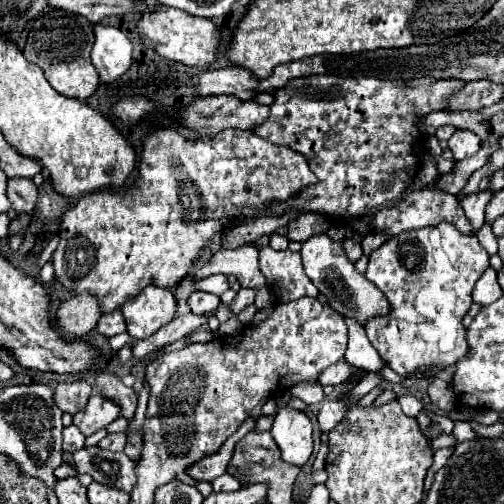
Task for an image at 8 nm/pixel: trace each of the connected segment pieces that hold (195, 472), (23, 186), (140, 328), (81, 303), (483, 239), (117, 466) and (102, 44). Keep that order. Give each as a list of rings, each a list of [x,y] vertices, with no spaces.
[[[241,430],[233,436],[229,436],[229,440],[225,440],[225,444],[213,456],[205,456],[205,460],[199,460],[197,464],[193,464],[193,468],[189,468],[187,474],[199,482],[213,482],[217,476],[225,474],[227,464],[233,456],[233,448],[243,436],[245,434],[241,434]]]
[[[9,178],[7,198],[13,204],[13,210],[17,210],[19,214],[31,214],[37,202],[37,186],[27,178]]]
[[[147,286],[141,296],[127,300],[121,308],[127,332],[133,338],[145,338],[157,332],[157,328],[169,324],[169,320],[175,318],[175,296],[167,288],[159,286]]]
[[[85,292],[81,296],[73,296],[59,306],[55,314],[55,326],[63,336],[81,338],[95,328],[99,316],[101,312],[97,308],[97,302]]]
[[[485,220],[485,224],[477,230],[477,234],[475,234],[477,238],[479,238],[479,242],[481,242],[481,246],[489,252],[489,254],[497,254],[497,236],[493,234],[493,230],[491,230],[491,224]]]
[[[89,446],[73,452],[75,470],[87,472],[95,482],[129,492],[133,488],[133,460],[125,452],[111,452],[99,446]]]
[[[93,24],[95,44],[91,62],[97,68],[101,82],[117,80],[131,66],[131,42],[121,28],[109,24]]]

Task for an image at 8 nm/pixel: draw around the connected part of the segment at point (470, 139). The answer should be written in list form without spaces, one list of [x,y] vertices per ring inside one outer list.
[[[457,130],[449,138],[449,150],[453,152],[453,158],[459,162],[459,160],[465,160],[469,156],[475,156],[481,150],[481,144],[479,144],[479,138],[473,132]]]

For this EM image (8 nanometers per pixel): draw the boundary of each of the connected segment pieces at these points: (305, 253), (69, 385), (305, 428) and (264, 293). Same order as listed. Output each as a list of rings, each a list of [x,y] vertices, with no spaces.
[[[317,234],[303,242],[303,248],[299,254],[303,260],[305,274],[321,290],[321,294],[327,296],[331,308],[337,310],[339,314],[351,316],[351,318],[359,320],[359,324],[365,324],[365,320],[369,320],[377,314],[389,312],[389,302],[385,302],[383,292],[375,284],[371,284],[363,274],[359,274],[355,270],[353,262],[347,260],[341,242],[331,242],[327,234]]]
[[[75,380],[75,382],[65,382],[65,384],[57,384],[55,392],[53,392],[53,400],[55,404],[69,414],[77,414],[81,412],[81,408],[85,408],[87,400],[91,396],[91,386],[85,380]]]
[[[281,408],[271,426],[271,436],[281,450],[281,458],[289,464],[303,466],[313,452],[313,426],[305,412]]]
[[[243,244],[235,250],[219,250],[215,252],[213,257],[197,270],[195,280],[201,280],[205,276],[211,274],[235,274],[241,286],[247,288],[257,288],[257,298],[255,298],[255,306],[259,310],[269,308],[275,300],[273,300],[273,292],[269,292],[269,286],[265,284],[265,278],[261,276],[259,264],[257,264],[257,246],[255,244]]]

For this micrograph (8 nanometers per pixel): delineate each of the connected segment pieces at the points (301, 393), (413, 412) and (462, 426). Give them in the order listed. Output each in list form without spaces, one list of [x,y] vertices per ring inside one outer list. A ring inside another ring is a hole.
[[[301,382],[301,384],[295,384],[293,388],[289,388],[289,392],[303,400],[307,406],[313,406],[313,404],[319,404],[323,402],[325,394],[323,394],[323,388],[319,382]]]
[[[401,396],[399,398],[399,404],[401,404],[401,410],[407,414],[407,416],[417,416],[421,412],[421,402],[415,398],[415,396]]]
[[[453,420],[453,436],[455,436],[455,440],[457,442],[465,442],[465,440],[469,440],[469,438],[473,438],[475,436],[475,432],[471,430],[471,426],[467,424],[467,422],[459,422],[459,420]]]

